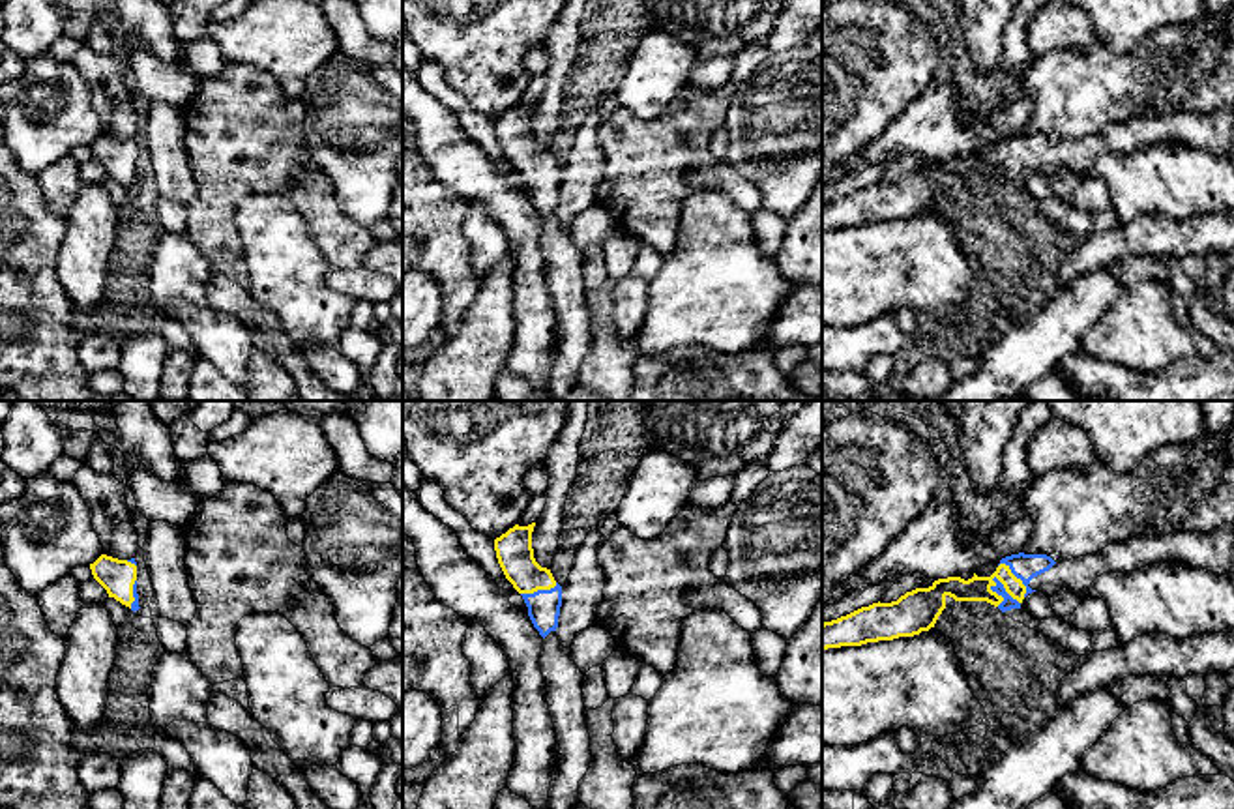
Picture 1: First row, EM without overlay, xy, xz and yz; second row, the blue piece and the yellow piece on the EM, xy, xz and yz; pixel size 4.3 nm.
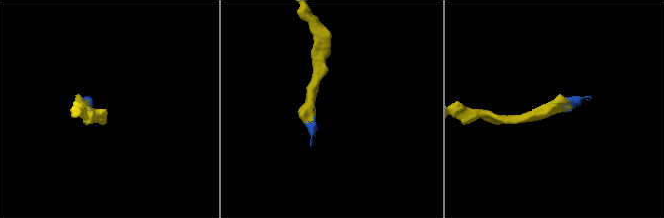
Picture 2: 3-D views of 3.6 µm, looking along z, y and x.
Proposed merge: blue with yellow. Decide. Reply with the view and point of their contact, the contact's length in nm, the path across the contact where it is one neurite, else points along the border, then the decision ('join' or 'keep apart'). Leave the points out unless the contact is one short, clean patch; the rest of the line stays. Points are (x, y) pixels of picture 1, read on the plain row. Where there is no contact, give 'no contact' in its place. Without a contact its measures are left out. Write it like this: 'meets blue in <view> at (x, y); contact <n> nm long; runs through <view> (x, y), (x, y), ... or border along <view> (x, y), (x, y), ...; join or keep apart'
meets blue in yz at (1004, 171); contact 170 nm long; runs through yz (1008, 184), (1004, 171), (998, 161), (978, 169); join

